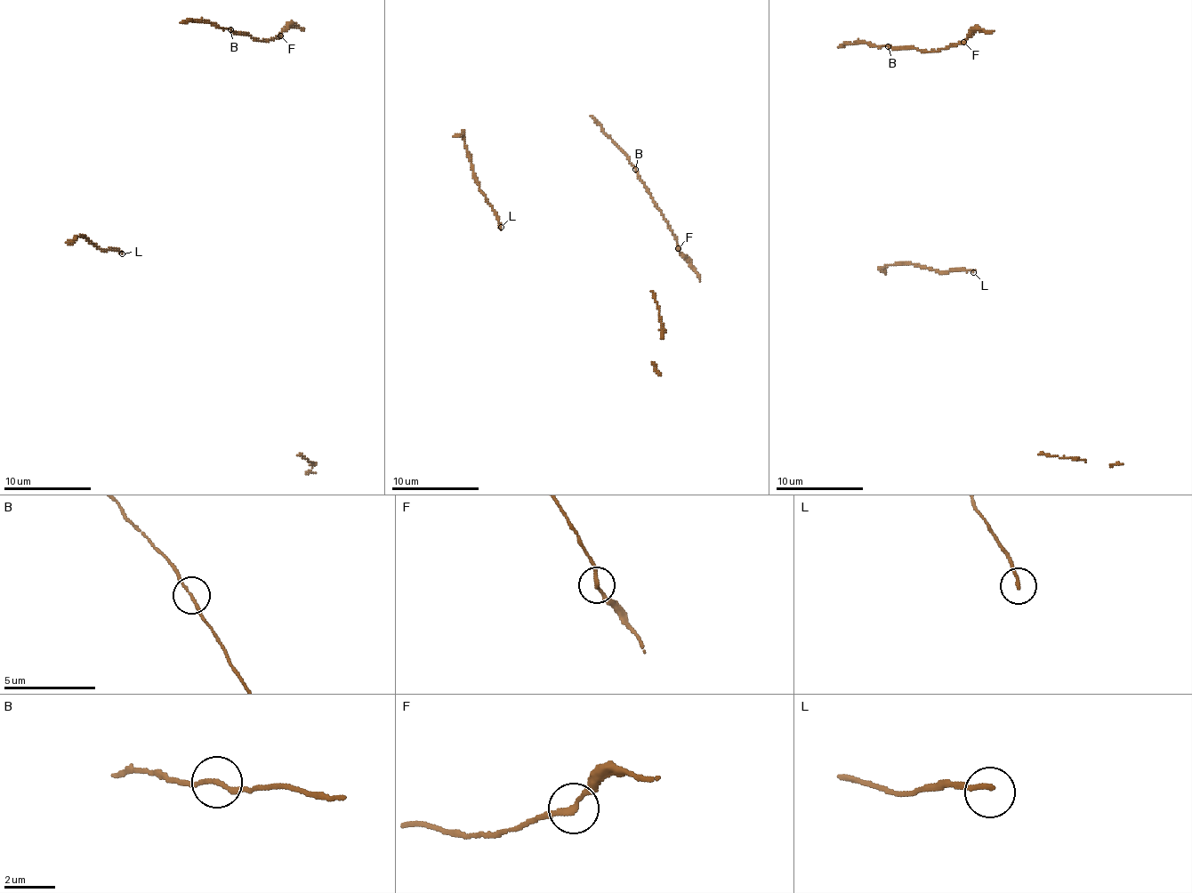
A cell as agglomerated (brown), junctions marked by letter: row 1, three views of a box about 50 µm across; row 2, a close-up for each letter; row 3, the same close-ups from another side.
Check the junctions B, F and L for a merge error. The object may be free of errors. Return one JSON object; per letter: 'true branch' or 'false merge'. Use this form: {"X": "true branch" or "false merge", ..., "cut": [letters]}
{"B": "true branch", "F": "false merge", "L": "true branch", "cut": ["F"]}

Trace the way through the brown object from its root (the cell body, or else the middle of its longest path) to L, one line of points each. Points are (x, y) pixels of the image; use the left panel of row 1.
L: (84, 235), (99, 249), (122, 253)

